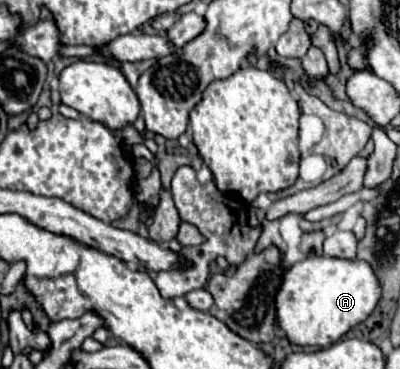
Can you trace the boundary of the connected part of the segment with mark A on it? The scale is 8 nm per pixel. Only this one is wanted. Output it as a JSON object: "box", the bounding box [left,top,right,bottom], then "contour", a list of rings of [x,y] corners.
{"box":[274,256,380,346],"contour":[[[308,256],[308,258],[300,260],[300,262],[292,264],[290,268],[286,268],[284,274],[282,274],[282,284],[280,284],[280,288],[278,288],[278,294],[274,296],[276,324],[284,330],[286,338],[288,338],[292,344],[296,344],[296,346],[330,346],[330,342],[338,342],[350,328],[354,328],[356,324],[364,322],[364,320],[370,316],[370,312],[374,310],[374,306],[376,306],[378,300],[380,300],[380,284],[378,284],[378,278],[376,278],[376,274],[372,272],[372,268],[370,268],[368,262],[364,262],[364,260],[342,260],[342,258],[330,258],[330,256]]]}

